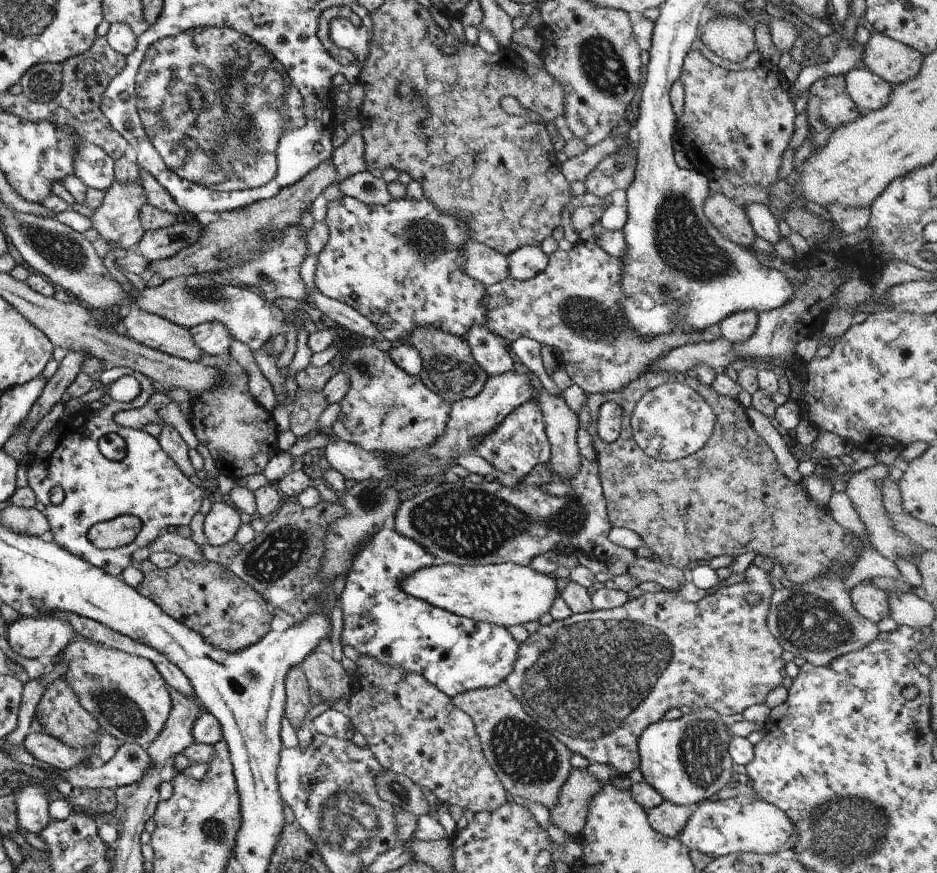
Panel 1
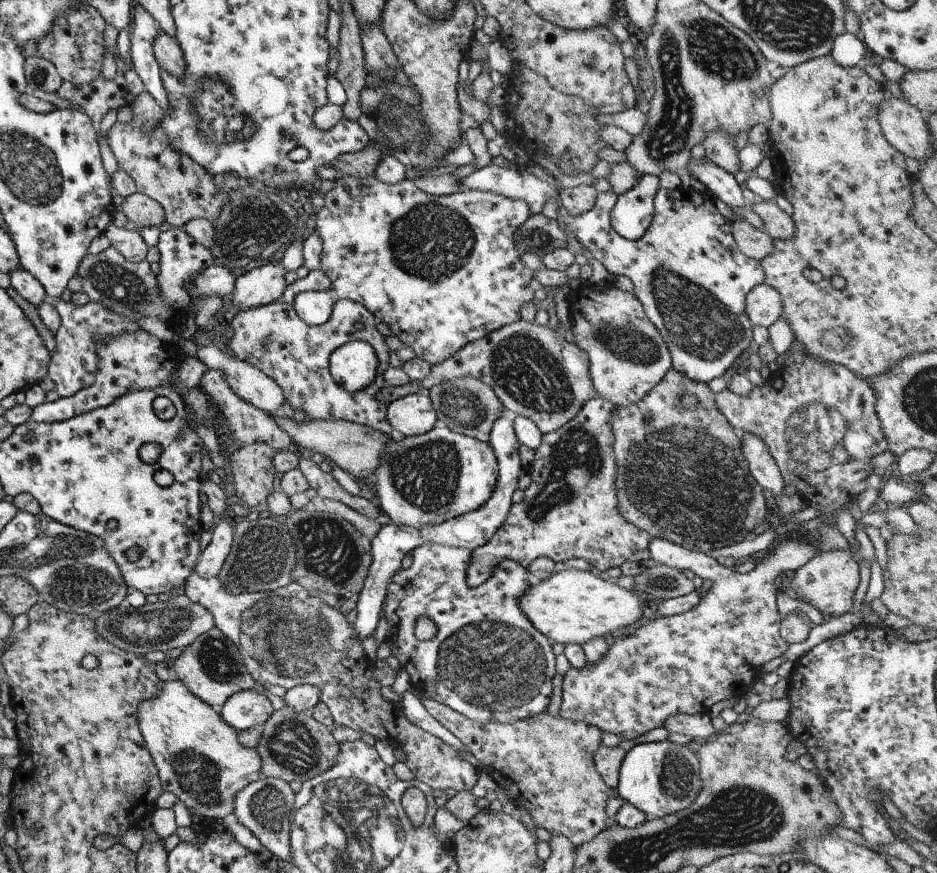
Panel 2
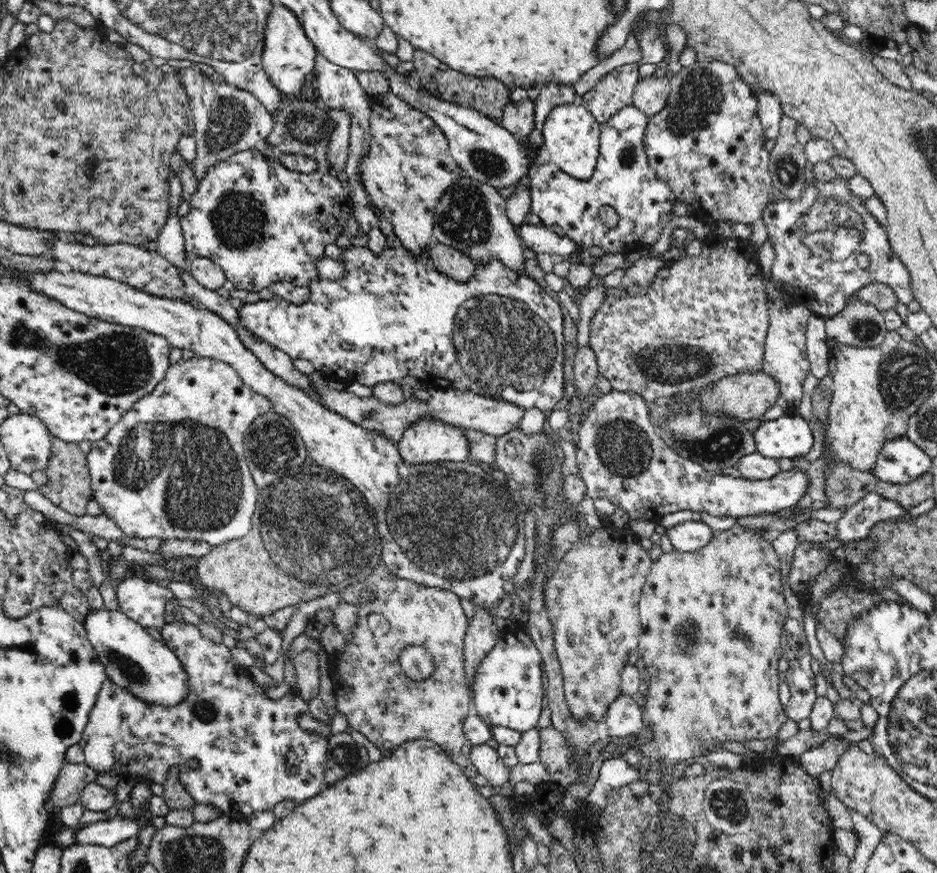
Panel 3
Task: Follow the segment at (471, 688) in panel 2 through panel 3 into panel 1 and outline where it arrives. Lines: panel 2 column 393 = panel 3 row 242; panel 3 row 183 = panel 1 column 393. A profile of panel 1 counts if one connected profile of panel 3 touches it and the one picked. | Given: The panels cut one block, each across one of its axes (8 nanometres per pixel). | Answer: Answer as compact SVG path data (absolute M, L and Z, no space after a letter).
M379 529L351 560L344 588L339 592L342 612L342 629L339 636L341 646L351 646L358 656L371 656L391 668L416 672L450 699L469 690L503 685L505 678L513 670L513 662L517 660L519 650L519 642L512 638L505 627L457 616L427 604L425 600L407 596L401 590L401 578L407 578L415 570L437 563L438 561L418 546L417 542L395 532L394 529Z

